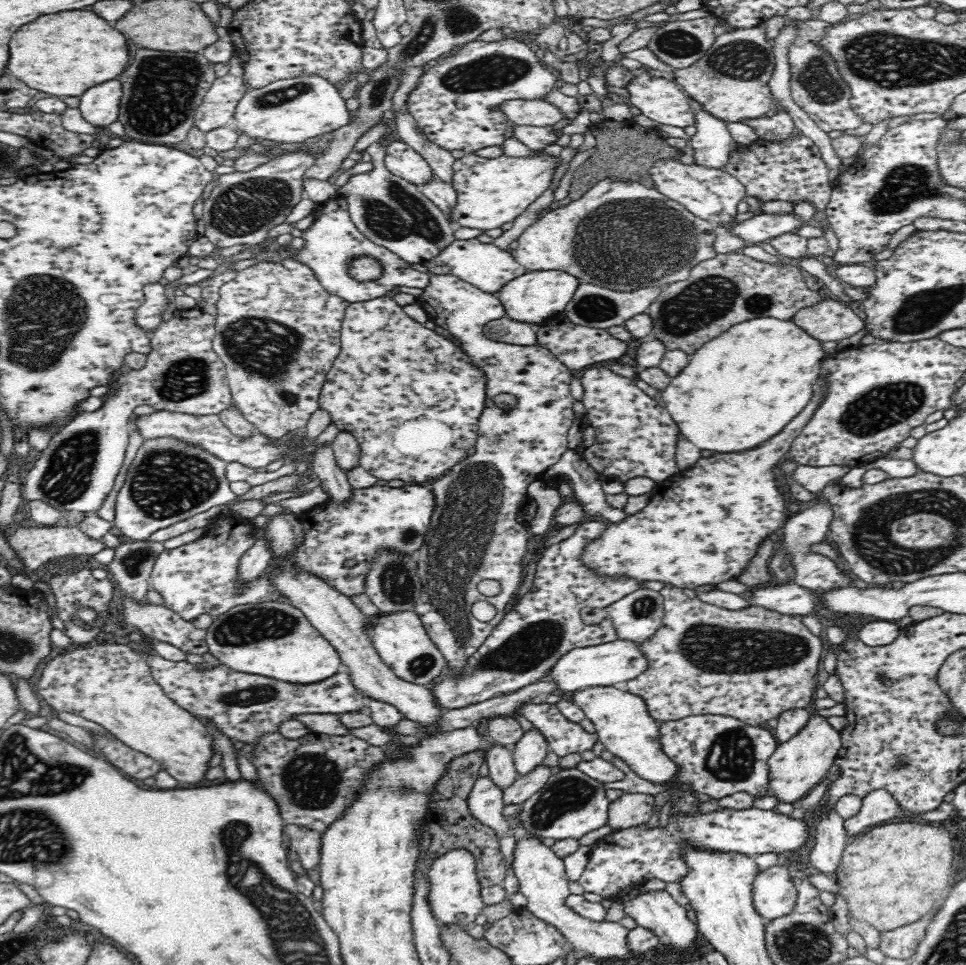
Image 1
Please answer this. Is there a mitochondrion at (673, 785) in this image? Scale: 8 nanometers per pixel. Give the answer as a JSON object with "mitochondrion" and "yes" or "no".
{"mitochondrion":"no"}

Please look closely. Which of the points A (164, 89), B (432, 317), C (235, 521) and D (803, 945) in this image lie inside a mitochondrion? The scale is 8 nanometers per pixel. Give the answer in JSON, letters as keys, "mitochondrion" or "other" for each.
{"A":"mitochondrion","B":"other","C":"other","D":"mitochondrion"}

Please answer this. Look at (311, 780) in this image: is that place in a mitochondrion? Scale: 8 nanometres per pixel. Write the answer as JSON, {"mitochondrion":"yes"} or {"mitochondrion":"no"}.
{"mitochondrion":"yes"}

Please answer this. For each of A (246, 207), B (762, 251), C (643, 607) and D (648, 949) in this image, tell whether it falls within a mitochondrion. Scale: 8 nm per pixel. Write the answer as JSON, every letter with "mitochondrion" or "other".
{"A":"mitochondrion","B":"other","C":"mitochondrion","D":"other"}

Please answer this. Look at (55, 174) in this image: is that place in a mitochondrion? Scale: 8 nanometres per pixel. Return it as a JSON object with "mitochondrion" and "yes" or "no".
{"mitochondrion":"no"}

